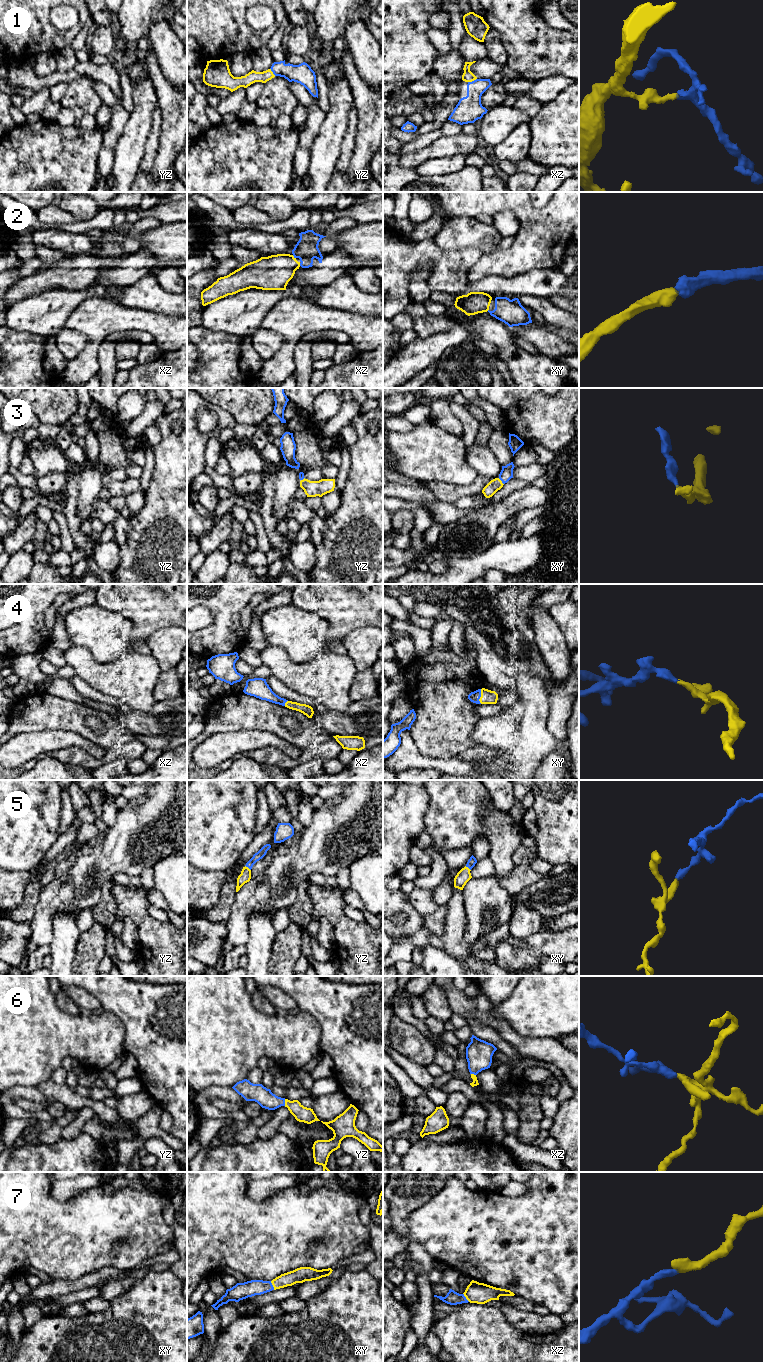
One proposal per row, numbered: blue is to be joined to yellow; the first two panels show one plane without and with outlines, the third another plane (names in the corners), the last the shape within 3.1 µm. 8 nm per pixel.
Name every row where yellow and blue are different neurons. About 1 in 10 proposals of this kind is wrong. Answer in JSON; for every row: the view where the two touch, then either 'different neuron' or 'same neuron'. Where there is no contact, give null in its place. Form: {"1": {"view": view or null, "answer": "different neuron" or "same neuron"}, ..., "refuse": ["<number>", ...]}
{"1": {"view": "xz", "answer": "same neuron"}, "2": {"view": "xz", "answer": "same neuron"}, "3": {"view": "xy", "answer": "same neuron"}, "4": {"view": "xy", "answer": "same neuron"}, "5": {"view": "yz", "answer": "same neuron"}, "6": {"view": "yz", "answer": "same neuron"}, "7": {"view": "xy", "answer": "same neuron"}, "refuse": []}

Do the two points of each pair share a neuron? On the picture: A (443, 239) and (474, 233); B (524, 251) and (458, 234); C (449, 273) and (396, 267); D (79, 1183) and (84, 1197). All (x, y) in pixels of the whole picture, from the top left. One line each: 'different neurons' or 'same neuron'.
A: same neuron
B: different neurons
C: same neuron
D: different neurons

